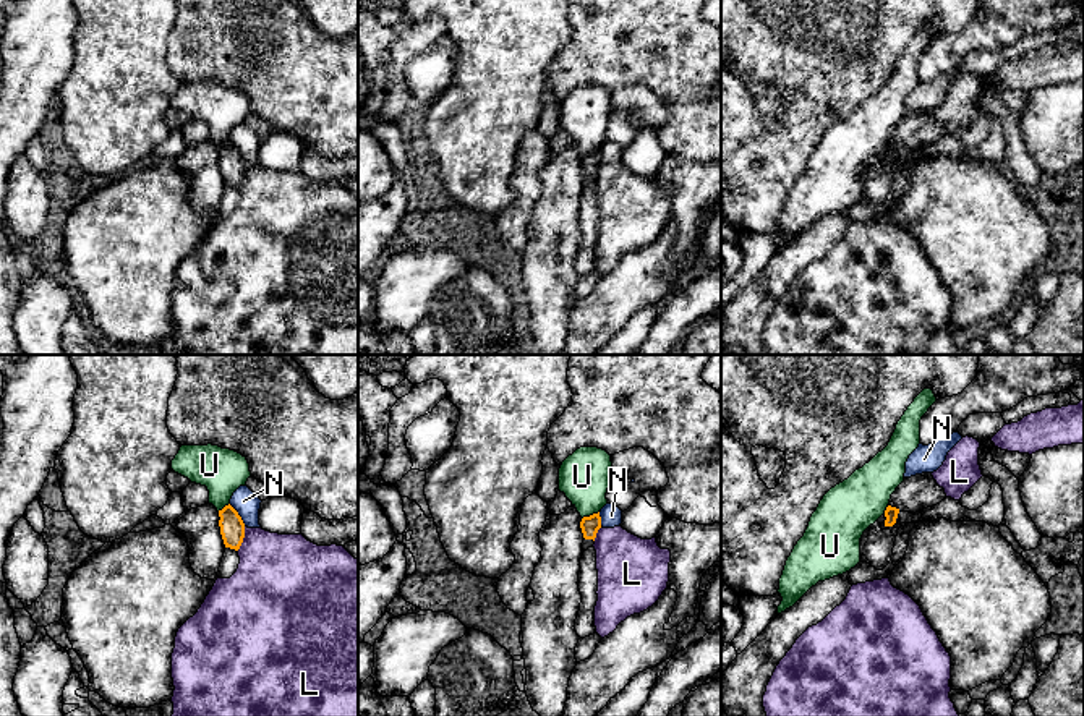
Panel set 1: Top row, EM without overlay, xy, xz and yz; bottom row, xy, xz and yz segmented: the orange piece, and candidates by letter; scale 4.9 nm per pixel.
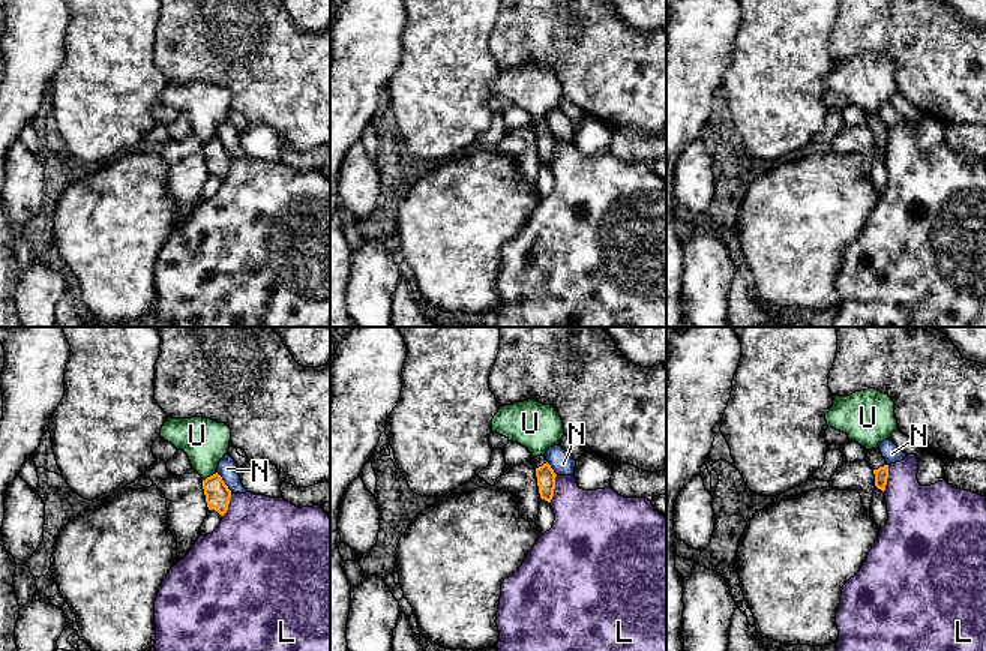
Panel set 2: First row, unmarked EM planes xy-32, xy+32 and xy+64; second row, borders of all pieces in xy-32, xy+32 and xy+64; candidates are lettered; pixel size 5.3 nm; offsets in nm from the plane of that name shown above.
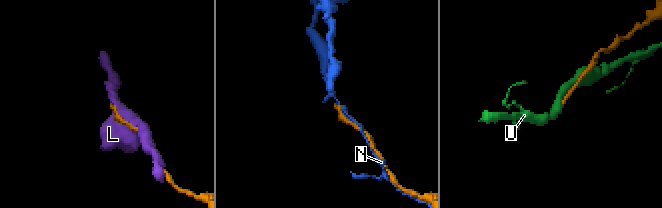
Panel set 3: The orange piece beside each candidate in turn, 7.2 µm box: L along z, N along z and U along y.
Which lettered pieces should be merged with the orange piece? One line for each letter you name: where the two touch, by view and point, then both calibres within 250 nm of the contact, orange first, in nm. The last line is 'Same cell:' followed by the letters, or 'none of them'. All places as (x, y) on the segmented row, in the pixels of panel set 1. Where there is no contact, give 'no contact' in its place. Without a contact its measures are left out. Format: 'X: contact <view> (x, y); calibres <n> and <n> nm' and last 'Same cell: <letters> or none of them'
Same cell: none of them

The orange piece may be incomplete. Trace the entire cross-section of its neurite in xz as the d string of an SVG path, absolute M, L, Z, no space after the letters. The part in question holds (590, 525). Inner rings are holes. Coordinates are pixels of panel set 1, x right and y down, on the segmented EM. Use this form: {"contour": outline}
{"contour": "M600 512L590 517L583 517L580 522L580 528L583 533L582 549L587 551L588 548L595 544L596 533L601 528Z"}

